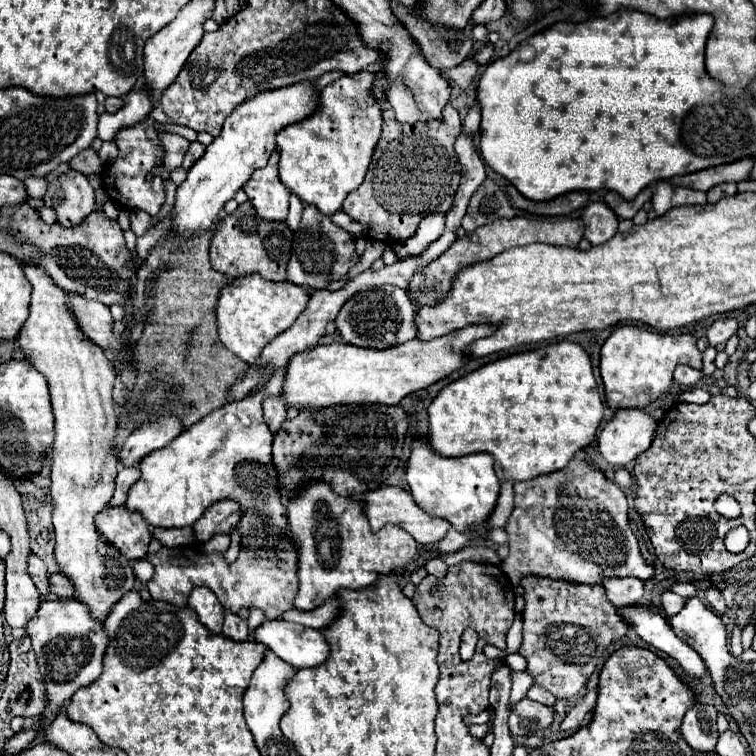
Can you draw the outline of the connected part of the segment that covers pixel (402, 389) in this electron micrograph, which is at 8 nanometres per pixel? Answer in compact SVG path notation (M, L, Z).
M467 325L453 333L441 335L431 341L411 339L391 349L359 349L347 343L315 345L289 359L281 399L293 407L323 409L333 405L359 405L383 403L397 405L405 395L425 389L431 383L447 377L467 361L463 351L475 339L491 335L489 325Z

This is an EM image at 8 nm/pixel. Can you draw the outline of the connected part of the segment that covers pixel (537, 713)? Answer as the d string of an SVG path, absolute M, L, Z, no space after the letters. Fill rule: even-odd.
M527 697L521 699L509 715L509 727L513 735L533 735L537 731L549 729L555 717L555 709L541 705L537 701L529 701Z

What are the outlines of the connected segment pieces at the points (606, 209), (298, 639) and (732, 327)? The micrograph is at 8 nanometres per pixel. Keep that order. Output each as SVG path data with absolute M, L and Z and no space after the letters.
M589 203L581 217L585 221L585 237L591 241L591 245L605 243L617 233L619 219L607 203Z
M281 619L263 621L253 631L253 639L267 645L277 657L295 669L315 667L329 655L329 645L325 645L323 635L317 629Z
M723 317L723 319L717 319L707 329L707 339L709 339L709 345L715 347L721 343L727 343L735 333L737 333L737 319L735 317Z

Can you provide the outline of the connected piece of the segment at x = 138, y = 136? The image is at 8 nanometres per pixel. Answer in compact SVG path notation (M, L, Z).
M145 119L133 127L127 127L125 131L119 131L115 143L119 147L119 157L107 165L103 173L103 181L109 183L111 199L123 207L133 207L147 211L149 215L157 215L165 203L165 179L151 173L153 165L163 157L163 147L157 131L153 129L153 119Z

